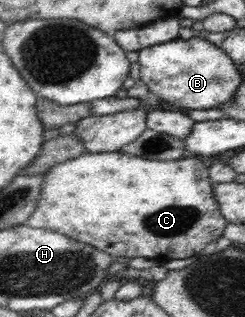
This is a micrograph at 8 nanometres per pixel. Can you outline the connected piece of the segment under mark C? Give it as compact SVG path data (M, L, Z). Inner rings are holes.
M121 151L118 152L102 152L88 153L85 152L76 158L71 158L66 162L56 164L44 176L43 193L40 196L40 202L36 204L34 214L27 220L25 225L30 227L44 228L50 231L58 231L60 234L67 235L80 243L87 243L100 251L112 256L124 256L124 258L151 258L157 262L168 260L182 260L190 256L201 254L211 242L218 240L224 235L227 229L227 219L220 214L220 206L216 203L215 184L212 183L210 175L208 175L208 166L198 159L198 156L182 157L178 160L146 160L146 158L138 158L130 156Z

